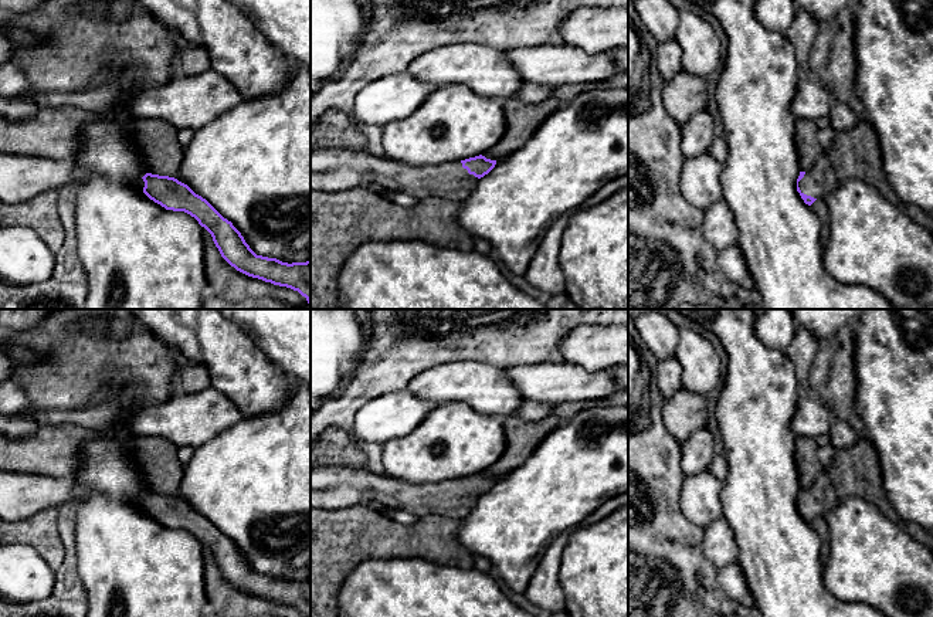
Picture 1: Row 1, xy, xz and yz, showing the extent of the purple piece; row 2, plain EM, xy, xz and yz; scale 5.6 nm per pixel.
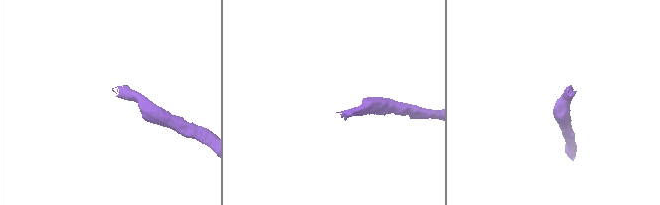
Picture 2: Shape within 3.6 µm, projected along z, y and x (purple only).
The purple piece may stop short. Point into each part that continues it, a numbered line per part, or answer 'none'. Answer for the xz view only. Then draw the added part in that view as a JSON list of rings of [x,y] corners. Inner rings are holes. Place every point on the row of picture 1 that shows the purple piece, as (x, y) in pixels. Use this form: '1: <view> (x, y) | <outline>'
1: xz (333, 169) | [[[343,148],[311,150],[311,189],[319,191],[342,191],[377,183],[394,193],[404,191],[417,199],[464,201],[478,180],[461,162],[410,166]]]

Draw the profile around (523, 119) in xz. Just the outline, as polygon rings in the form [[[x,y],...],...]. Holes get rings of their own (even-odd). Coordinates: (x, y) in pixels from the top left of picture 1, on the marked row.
[[[516,96],[508,98],[502,104],[506,129],[502,138],[482,153],[486,159],[496,162],[523,146],[553,112],[564,108],[569,102],[550,96],[540,104],[526,104]]]

